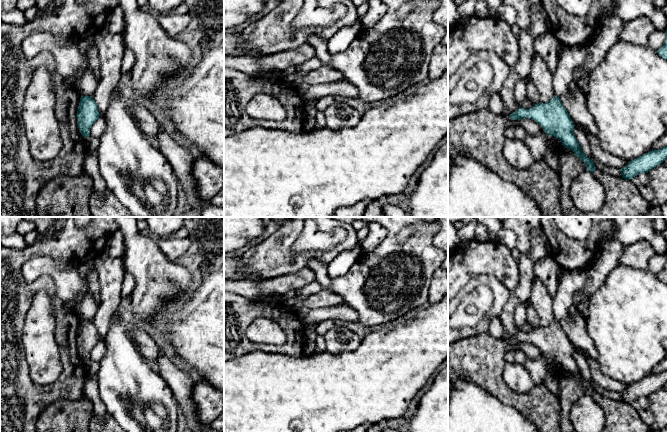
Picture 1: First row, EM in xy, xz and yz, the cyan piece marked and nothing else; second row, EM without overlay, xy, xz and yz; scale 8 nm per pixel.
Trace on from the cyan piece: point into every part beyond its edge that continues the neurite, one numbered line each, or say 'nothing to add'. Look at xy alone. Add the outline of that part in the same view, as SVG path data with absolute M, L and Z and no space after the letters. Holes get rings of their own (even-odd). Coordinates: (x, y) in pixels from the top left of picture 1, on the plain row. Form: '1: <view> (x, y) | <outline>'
nothing to add

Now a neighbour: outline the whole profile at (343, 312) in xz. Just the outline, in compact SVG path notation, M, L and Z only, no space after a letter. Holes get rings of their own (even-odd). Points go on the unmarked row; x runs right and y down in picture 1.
M345 303L317 309L301 307L297 310L297 313L305 326L309 324L317 324L328 319L358 322L357 313Z

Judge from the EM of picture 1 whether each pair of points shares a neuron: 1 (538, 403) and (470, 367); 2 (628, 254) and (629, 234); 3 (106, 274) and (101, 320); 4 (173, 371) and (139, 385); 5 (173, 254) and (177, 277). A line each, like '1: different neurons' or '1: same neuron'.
1: same neuron
2: different neurons
3: same neuron
4: different neurons
5: different neurons

